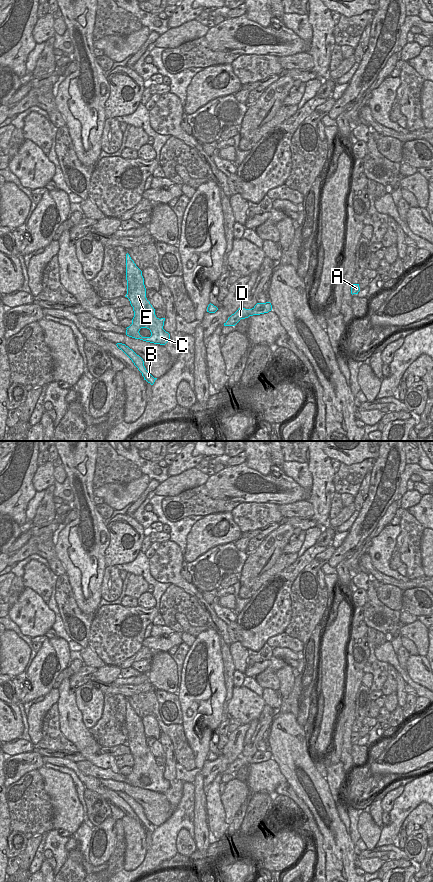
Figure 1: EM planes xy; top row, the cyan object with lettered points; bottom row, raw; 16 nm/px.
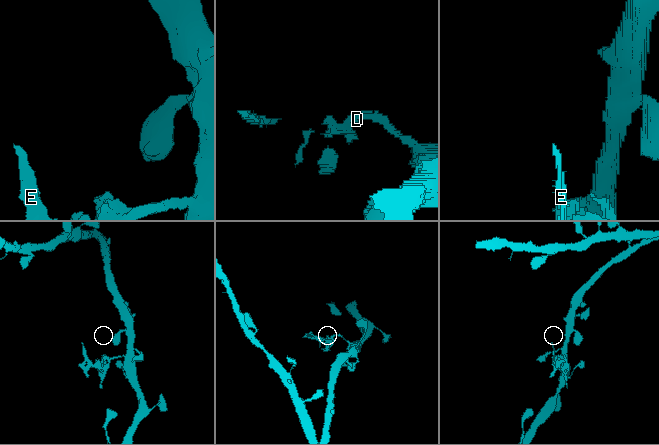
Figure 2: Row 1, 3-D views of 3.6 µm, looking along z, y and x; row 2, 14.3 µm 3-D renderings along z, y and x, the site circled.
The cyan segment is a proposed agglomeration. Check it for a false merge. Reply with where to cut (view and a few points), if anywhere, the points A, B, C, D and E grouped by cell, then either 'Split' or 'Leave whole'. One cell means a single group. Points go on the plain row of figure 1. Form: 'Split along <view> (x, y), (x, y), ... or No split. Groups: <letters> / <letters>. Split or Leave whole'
Split along xy (232, 762), (235, 767), (239, 768). Groups: A D / B C E. Split

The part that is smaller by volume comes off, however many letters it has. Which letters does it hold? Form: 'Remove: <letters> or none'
Remove: B, C, E

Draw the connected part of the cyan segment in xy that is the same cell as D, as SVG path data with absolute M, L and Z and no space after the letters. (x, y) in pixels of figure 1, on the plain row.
M270 750L257 751L252 757L245 757L245 756L240 755L232 763L235 768L241 768L241 767L248 766L249 764L268 761L271 758L272 758L272 753Z

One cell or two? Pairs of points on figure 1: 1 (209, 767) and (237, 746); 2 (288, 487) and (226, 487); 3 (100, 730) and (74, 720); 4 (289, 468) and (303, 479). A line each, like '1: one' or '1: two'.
1: one
2: one
3: two
4: one

